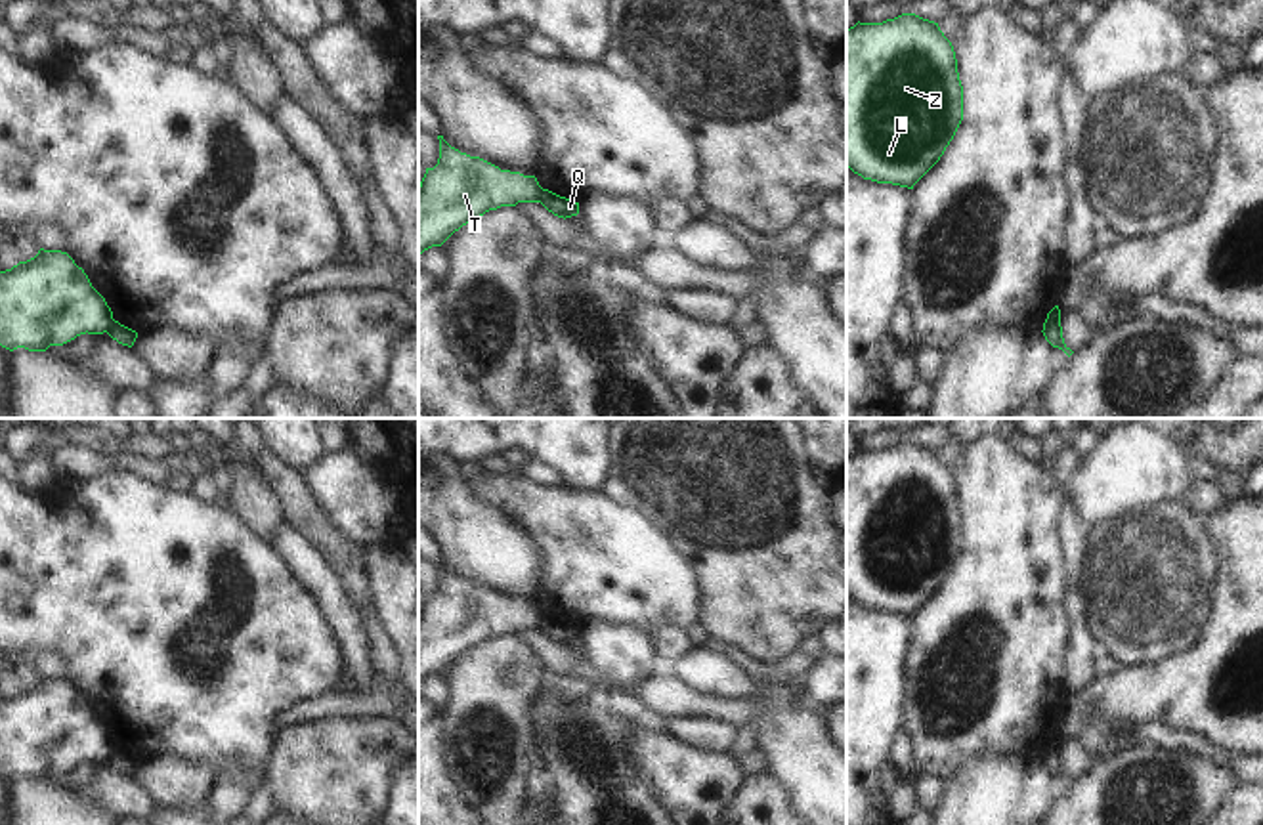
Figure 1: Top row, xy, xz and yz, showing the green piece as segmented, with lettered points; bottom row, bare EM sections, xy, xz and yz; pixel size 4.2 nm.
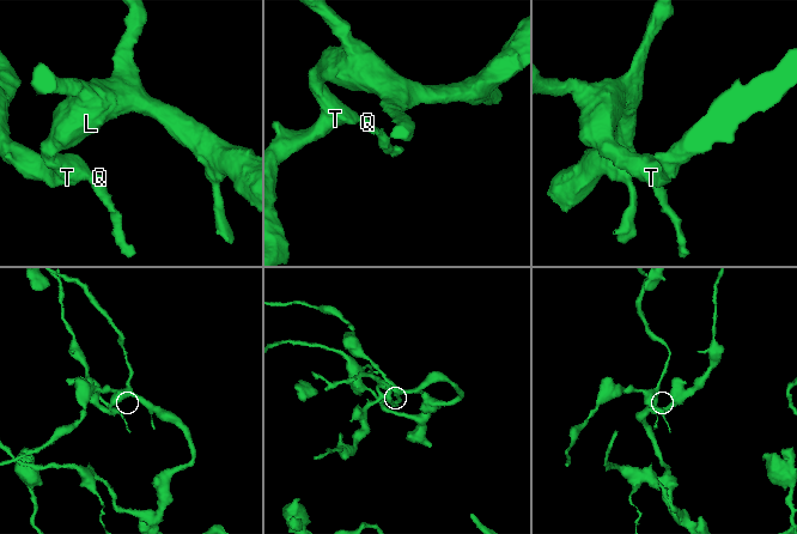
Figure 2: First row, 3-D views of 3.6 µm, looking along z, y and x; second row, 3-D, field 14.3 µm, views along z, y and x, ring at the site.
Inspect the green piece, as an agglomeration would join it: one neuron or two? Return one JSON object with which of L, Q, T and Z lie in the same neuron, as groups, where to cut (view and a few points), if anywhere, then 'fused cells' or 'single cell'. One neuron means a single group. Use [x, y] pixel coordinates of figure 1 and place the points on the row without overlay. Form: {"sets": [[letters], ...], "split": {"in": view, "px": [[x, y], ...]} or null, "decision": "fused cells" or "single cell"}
{"sets": [["L", "T", "Z"], ["Q"]], "split": {"in": "xz", "px": [[541, 615], [535, 629]]}, "decision": "fused cells"}

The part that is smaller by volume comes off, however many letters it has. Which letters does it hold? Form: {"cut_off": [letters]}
{"cut_off": ["Q"]}

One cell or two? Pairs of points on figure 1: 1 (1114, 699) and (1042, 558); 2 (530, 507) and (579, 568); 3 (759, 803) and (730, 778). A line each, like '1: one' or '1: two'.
1: two
2: one
3: two

